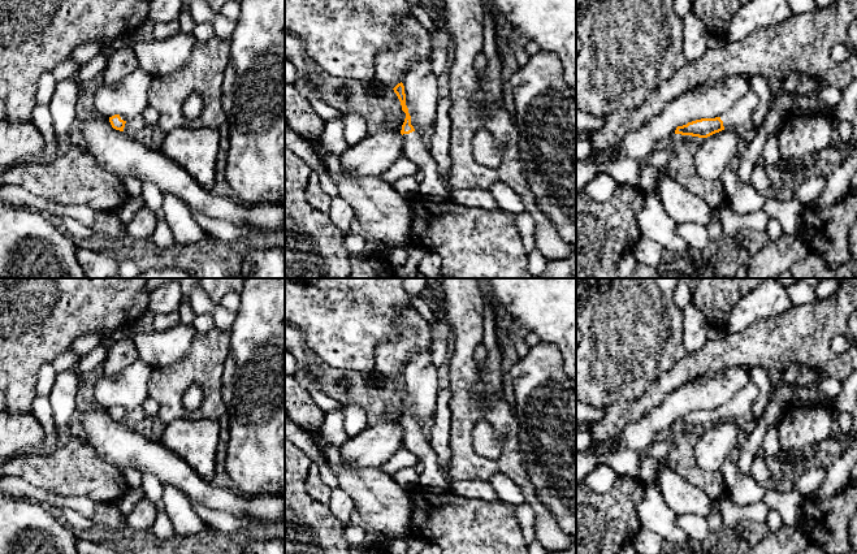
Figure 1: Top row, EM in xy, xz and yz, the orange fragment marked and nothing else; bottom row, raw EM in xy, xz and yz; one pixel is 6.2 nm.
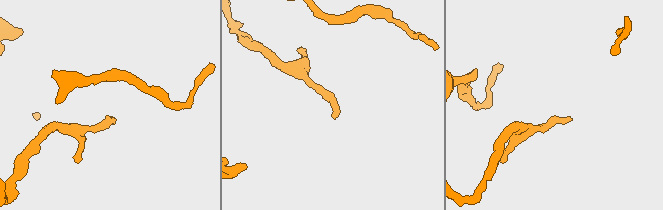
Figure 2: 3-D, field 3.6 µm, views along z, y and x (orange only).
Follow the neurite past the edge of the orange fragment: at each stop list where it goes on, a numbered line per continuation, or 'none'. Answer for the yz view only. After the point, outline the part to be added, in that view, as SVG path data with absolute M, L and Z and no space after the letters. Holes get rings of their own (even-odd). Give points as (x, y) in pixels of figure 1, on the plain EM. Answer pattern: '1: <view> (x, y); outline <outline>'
1: yz (739, 407); outline M750 382L746 388L740 390L731 401L720 407L724 420L743 421L750 417L752 404L761 394L759 389Z

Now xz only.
1: xz (432, 479); outline M412 423L410 425L403 425L403 430L403 447L416 455L419 462L424 466L419 486L430 493L447 492L450 482L443 477L438 456L429 441L424 437L421 427L417 423Z

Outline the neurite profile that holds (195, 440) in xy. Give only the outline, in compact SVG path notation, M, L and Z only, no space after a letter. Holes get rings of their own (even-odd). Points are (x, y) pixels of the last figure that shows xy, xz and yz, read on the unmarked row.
M186 417L166 424L159 441L182 458L203 480L212 482L218 438L218 419Z

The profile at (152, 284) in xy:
M148 278L147 280L147 293L151 294L155 289L161 286L163 284L166 282L181 282L183 278Z

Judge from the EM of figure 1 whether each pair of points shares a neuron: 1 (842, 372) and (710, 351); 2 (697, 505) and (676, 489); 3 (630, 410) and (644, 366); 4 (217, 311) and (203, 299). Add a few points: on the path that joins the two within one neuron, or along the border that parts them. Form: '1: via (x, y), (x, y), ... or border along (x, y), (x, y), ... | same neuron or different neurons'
1: via (809, 350), (743, 350) | same neuron
2: via (692, 500), (682, 494) | same neuron
3: border along (654, 381), (636, 399), (615, 401), (606, 408) | different neurons
4: via (213, 308), (207, 303) | same neuron

